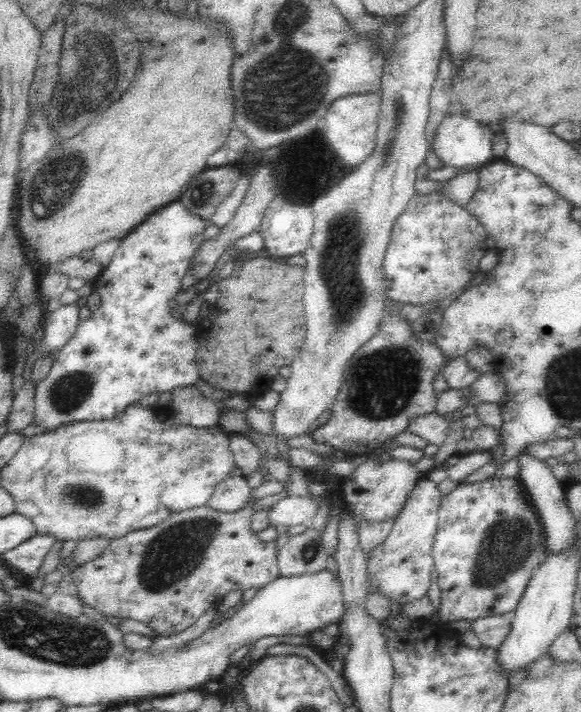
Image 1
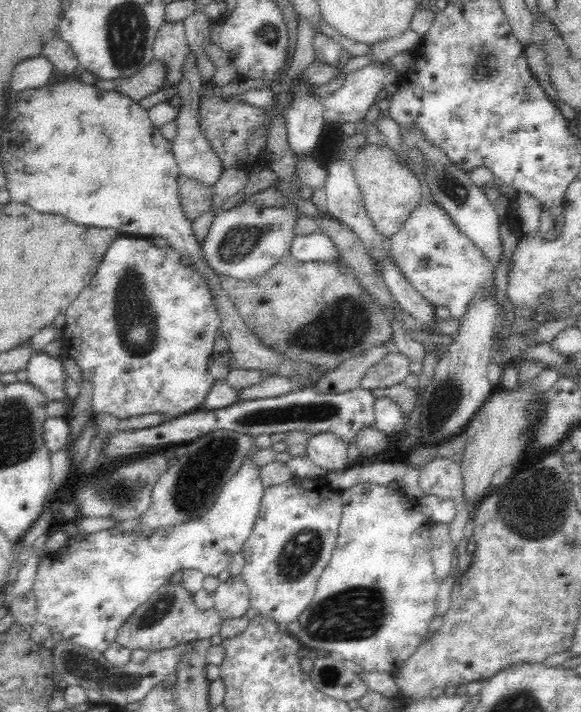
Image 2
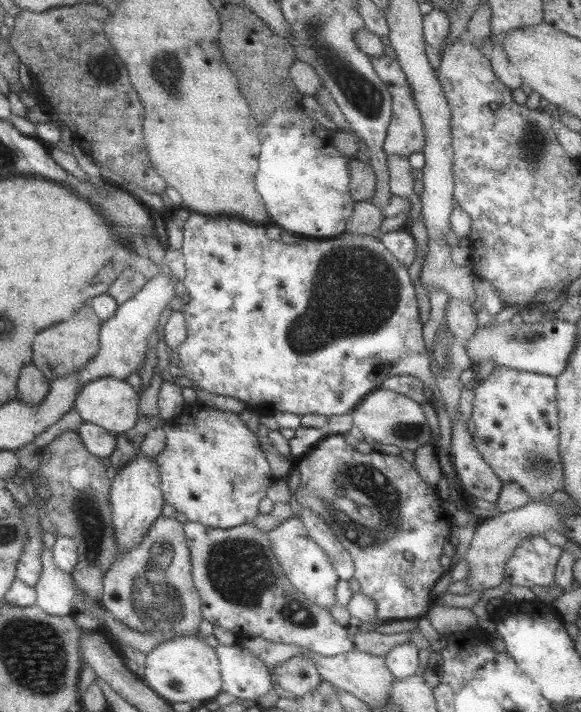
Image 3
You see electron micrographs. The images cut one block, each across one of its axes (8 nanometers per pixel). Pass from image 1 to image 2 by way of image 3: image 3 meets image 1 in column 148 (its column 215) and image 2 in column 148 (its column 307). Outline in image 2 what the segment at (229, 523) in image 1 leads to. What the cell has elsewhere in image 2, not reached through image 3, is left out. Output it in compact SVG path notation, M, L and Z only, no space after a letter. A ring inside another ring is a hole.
M170 583L160 586L118 631L120 647L134 650L148 650L150 653L172 648L186 642L204 641L220 635L223 619L212 607L209 612L196 607L194 597L182 585Z

